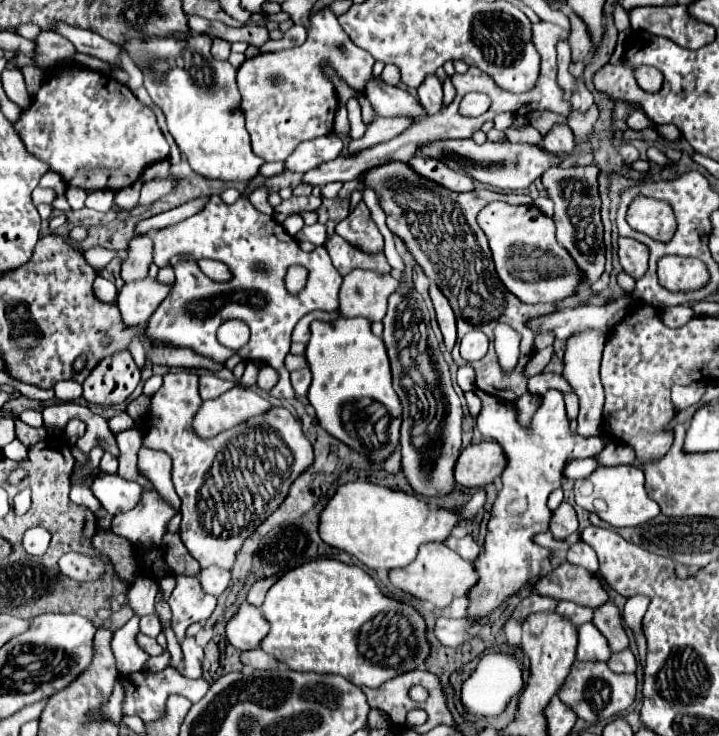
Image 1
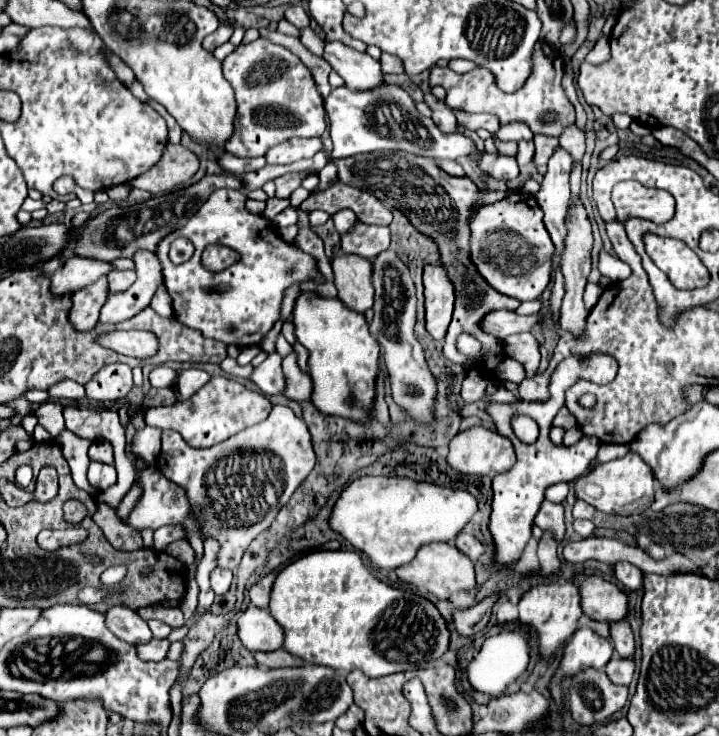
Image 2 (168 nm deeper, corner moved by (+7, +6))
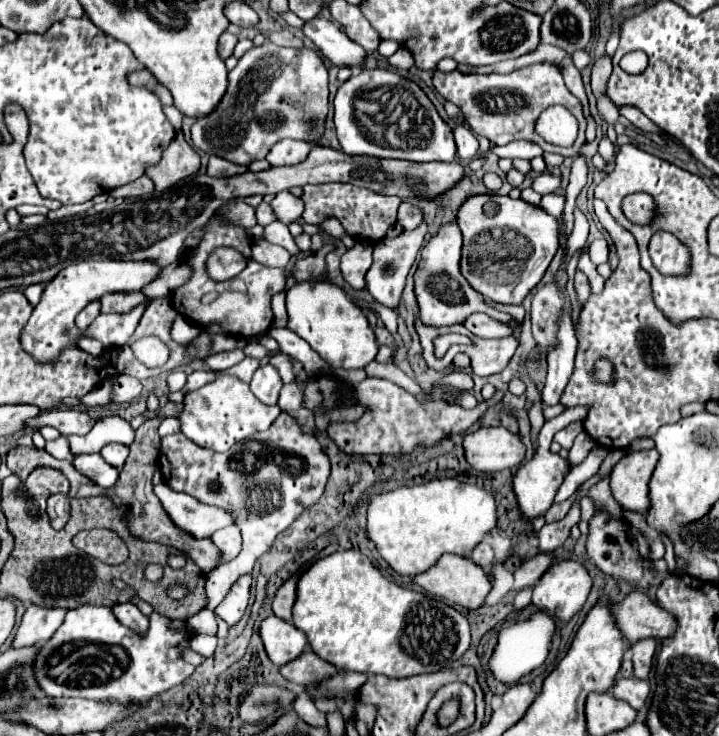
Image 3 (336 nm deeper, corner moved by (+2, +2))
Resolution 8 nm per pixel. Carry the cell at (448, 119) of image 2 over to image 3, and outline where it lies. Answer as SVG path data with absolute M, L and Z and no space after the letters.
M456 123L454 139L456 139L456 145L458 145L458 155L462 159L474 159L476 157L478 141L476 141L474 133L468 127L464 127L462 123Z

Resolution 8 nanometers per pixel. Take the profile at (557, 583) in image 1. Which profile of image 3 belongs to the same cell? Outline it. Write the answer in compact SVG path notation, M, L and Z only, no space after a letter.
M638 591L626 595L622 601L612 601L608 609L620 633L630 643L644 637L662 639L676 631L676 619Z

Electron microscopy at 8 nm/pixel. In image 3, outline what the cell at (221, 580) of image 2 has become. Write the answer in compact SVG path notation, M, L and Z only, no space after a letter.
M244 575L240 577L232 587L230 591L226 593L226 597L222 599L222 603L216 607L216 615L220 619L224 619L228 625L234 625L240 621L246 605L248 605L248 597L250 597L250 583L252 583L252 577L250 575Z

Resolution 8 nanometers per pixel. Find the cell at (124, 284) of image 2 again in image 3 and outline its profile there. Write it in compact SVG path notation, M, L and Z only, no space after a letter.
M140 291L136 293L108 293L100 299L102 313L128 313L128 309L136 307L144 301L144 295Z

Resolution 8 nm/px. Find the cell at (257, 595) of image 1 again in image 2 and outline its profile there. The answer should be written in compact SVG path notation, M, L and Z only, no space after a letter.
M277 571L265 575L259 583L255 583L249 591L251 595L251 603L261 607L261 609L269 609L269 595L271 595L271 589L273 589L273 581L277 577Z

